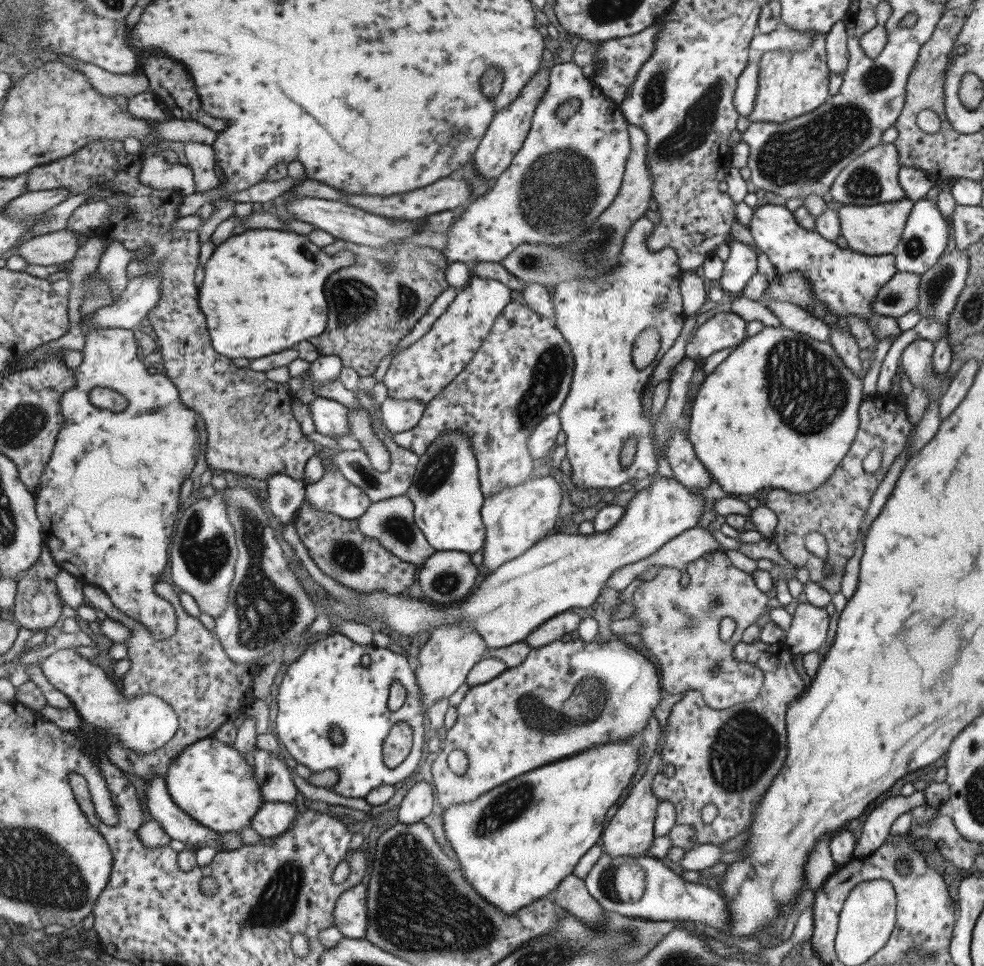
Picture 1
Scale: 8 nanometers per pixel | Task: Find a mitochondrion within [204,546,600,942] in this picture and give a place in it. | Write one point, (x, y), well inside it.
(278, 903)

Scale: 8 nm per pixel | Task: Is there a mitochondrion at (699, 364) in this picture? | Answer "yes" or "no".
no

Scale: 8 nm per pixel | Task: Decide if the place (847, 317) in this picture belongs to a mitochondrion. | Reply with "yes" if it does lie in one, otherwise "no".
no

